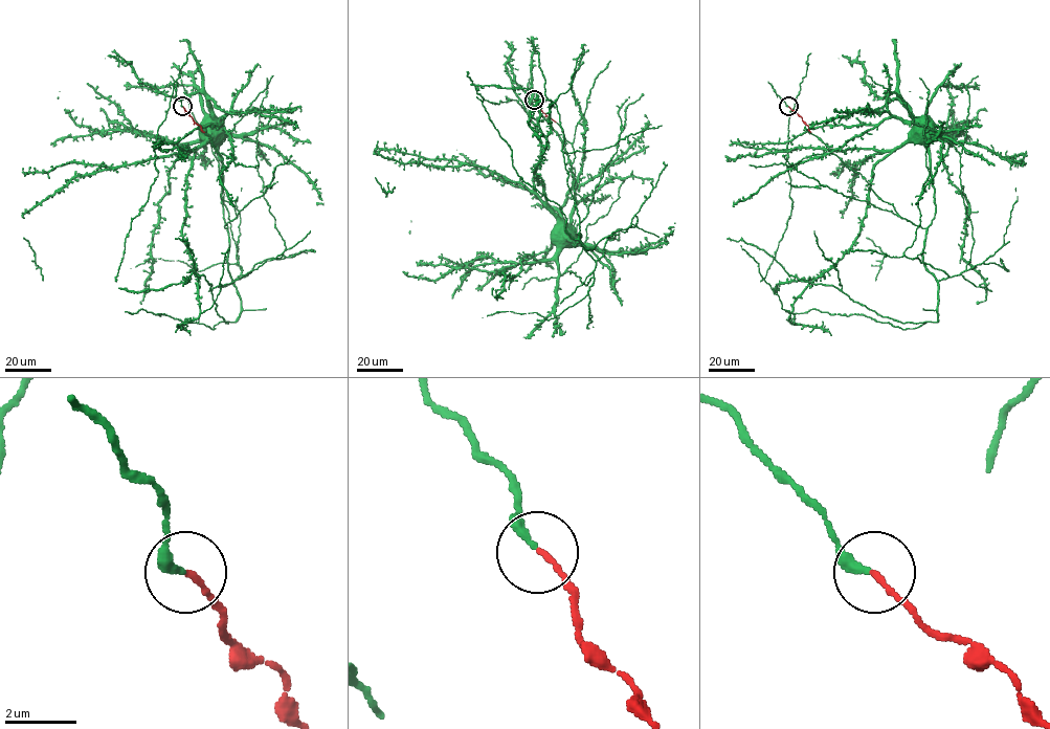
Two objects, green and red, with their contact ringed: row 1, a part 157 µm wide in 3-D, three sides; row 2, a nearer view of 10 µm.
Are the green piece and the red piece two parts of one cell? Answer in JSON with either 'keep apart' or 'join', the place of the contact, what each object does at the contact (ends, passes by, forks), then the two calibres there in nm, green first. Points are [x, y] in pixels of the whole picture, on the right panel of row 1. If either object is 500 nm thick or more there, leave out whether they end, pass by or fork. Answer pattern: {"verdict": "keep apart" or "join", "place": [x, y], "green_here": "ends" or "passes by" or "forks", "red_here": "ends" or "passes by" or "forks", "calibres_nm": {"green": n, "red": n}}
{"verdict": "join", "place": [788, 106], "green_here": "ends", "red_here": "ends", "calibres_nm": {"green": 260, "red": 160}}

